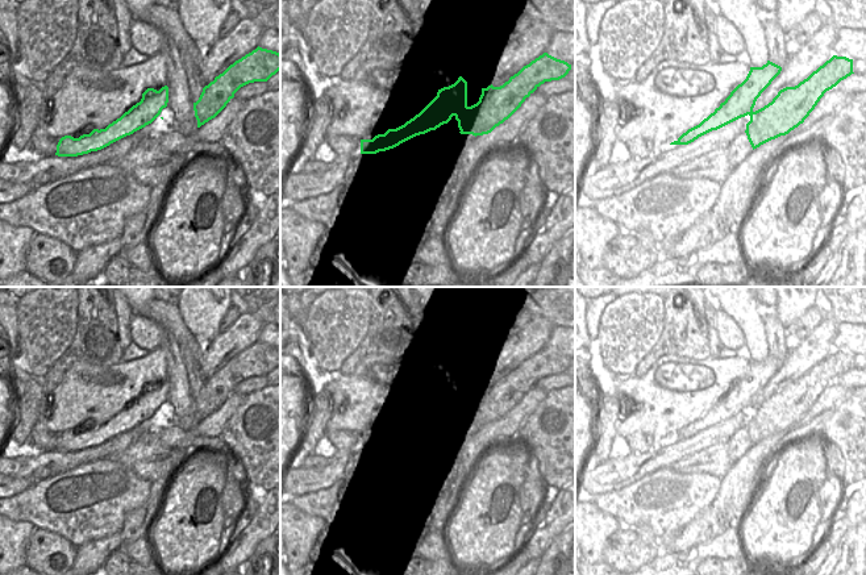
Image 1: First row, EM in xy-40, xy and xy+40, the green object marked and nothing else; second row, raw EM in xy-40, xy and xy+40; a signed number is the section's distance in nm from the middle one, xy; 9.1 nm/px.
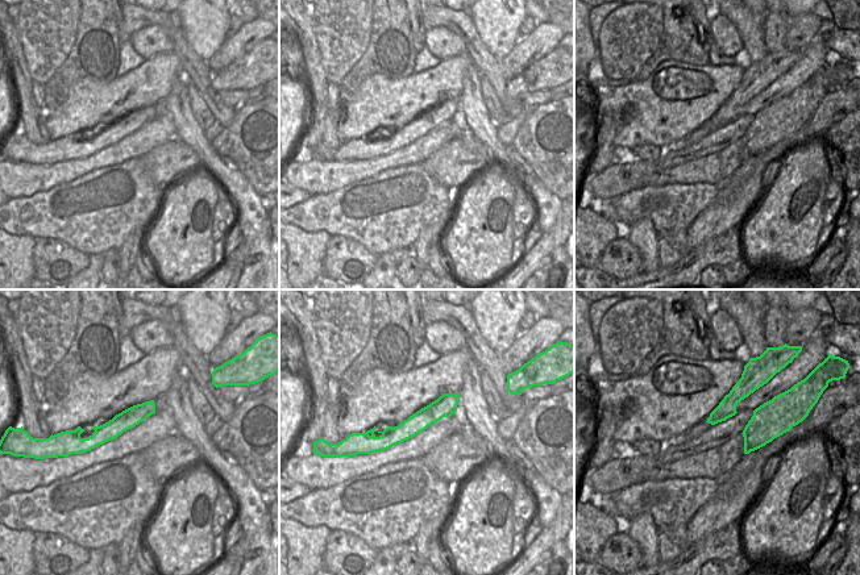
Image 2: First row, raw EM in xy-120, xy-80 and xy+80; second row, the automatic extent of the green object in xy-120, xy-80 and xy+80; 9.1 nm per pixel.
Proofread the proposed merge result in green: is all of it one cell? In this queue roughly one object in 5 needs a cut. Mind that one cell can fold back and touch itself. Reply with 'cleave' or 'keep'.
cleave

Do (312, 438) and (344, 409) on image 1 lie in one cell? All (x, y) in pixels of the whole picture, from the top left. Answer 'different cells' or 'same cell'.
different cells

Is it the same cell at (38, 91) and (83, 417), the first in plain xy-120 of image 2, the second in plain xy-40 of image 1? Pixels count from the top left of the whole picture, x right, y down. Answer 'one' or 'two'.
two

